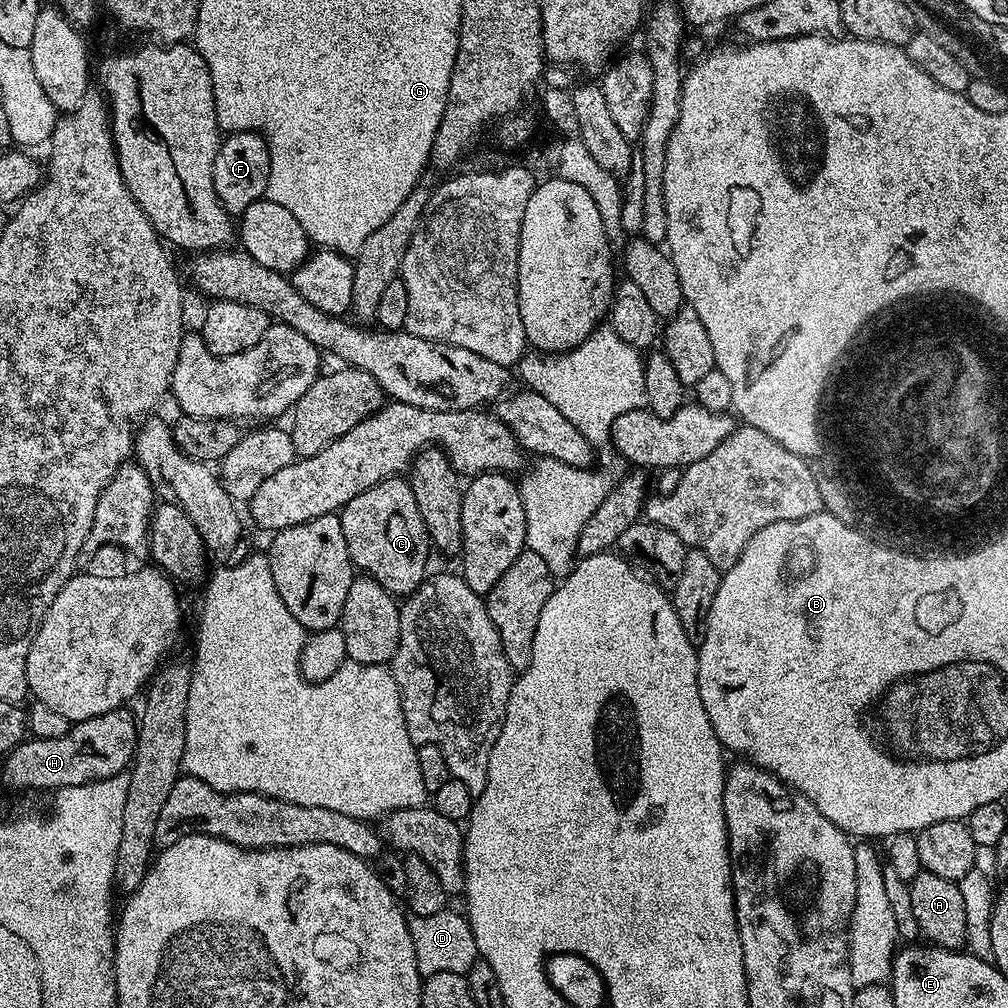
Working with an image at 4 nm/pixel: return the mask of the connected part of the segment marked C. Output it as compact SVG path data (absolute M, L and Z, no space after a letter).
M389 478L370 486L370 490L358 494L358 498L350 498L338 515L352 563L363 575L377 580L397 598L411 596L424 583L430 541L407 479Z

